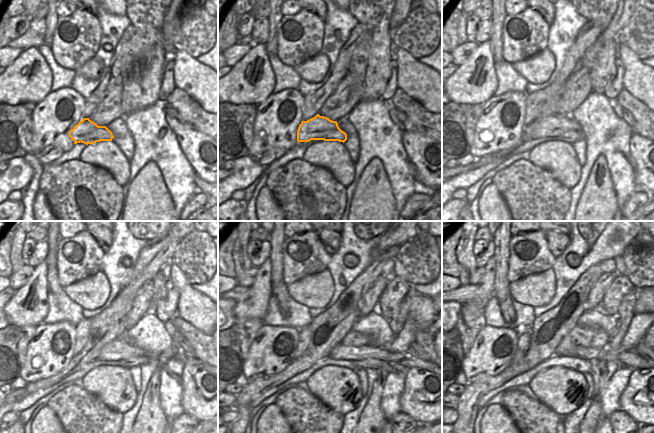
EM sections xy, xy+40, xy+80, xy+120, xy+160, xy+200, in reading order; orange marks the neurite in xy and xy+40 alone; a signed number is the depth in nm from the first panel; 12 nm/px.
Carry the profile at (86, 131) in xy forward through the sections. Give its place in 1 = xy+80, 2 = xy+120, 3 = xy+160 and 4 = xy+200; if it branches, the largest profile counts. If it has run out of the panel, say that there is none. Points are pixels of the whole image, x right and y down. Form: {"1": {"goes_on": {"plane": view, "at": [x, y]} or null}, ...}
{"1": {"goes_on": {"plane": "xy+80", "at": [564, 128]}}, "2": {"goes_on": {"plane": "xy+120", "at": [128, 355]}}, "3": {"goes_on": {"plane": "xy+160", "at": [365, 357]}}, "4": {"goes_on": {"plane": "xy+200", "at": [632, 359]}}}

